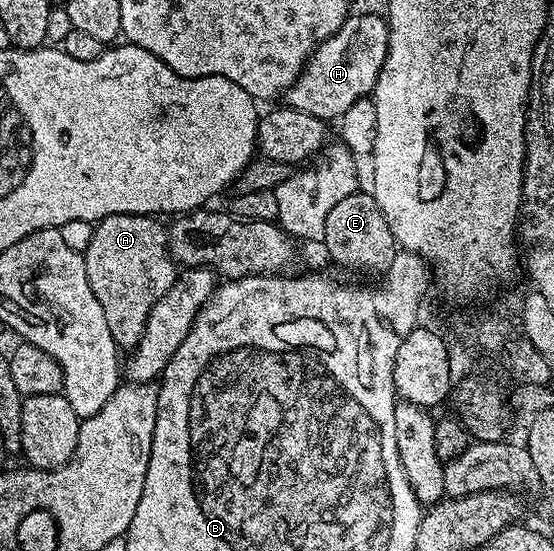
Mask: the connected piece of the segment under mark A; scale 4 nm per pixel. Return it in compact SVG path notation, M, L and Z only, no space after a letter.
M111 214L94 223L91 243L83 253L92 293L103 306L108 329L121 350L132 350L143 338L155 302L171 290L179 275L169 254L169 228L161 224L156 216Z

